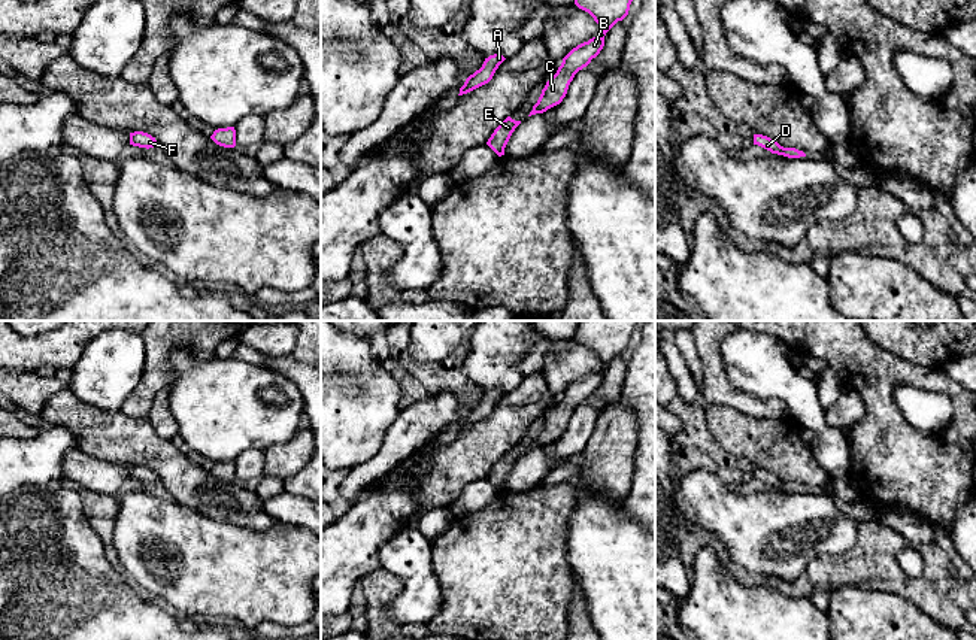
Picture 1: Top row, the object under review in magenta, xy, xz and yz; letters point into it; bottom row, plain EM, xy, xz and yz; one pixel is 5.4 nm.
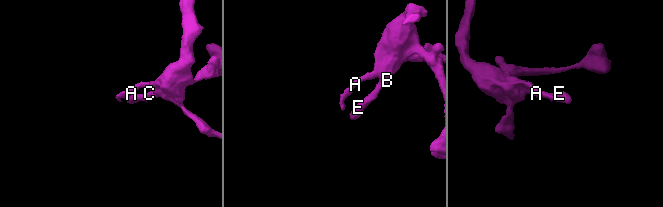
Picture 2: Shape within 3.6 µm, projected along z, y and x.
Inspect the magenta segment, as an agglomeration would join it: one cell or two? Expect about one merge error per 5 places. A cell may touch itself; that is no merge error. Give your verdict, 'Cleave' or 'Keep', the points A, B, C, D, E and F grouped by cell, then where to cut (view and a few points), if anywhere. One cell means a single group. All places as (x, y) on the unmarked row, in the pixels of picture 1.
Keep. Groups: A B C D E F. No split

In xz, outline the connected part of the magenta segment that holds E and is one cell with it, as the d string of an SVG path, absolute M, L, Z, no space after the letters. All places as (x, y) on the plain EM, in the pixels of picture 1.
M507 451L491 468L487 479L498 489L504 489L504 482L515 465L515 462L521 458L521 455L515 455Z

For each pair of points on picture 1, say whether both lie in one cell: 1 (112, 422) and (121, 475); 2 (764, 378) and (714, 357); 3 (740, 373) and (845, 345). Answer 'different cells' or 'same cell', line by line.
1: different cells
2: different cells
3: different cells

